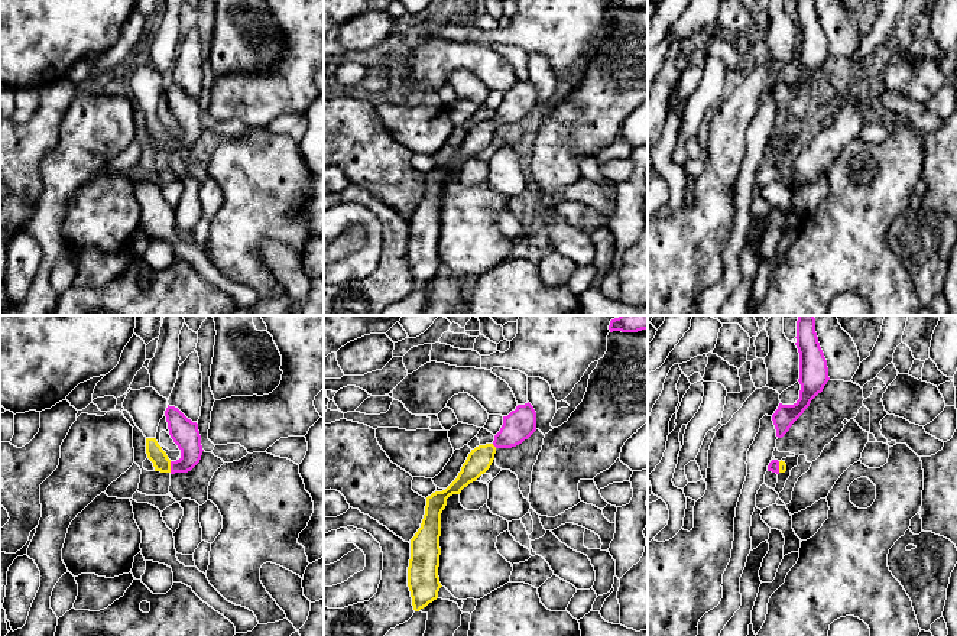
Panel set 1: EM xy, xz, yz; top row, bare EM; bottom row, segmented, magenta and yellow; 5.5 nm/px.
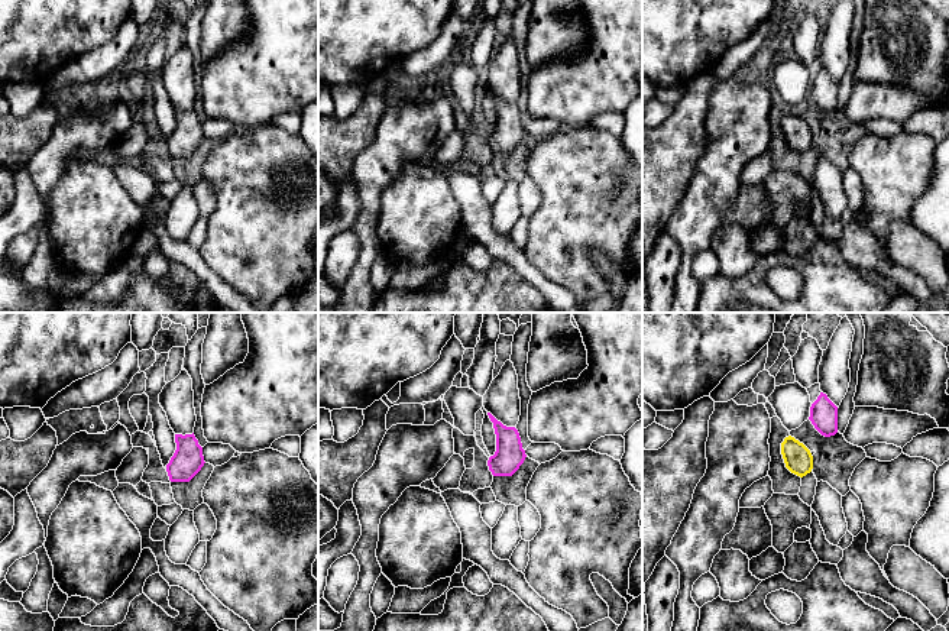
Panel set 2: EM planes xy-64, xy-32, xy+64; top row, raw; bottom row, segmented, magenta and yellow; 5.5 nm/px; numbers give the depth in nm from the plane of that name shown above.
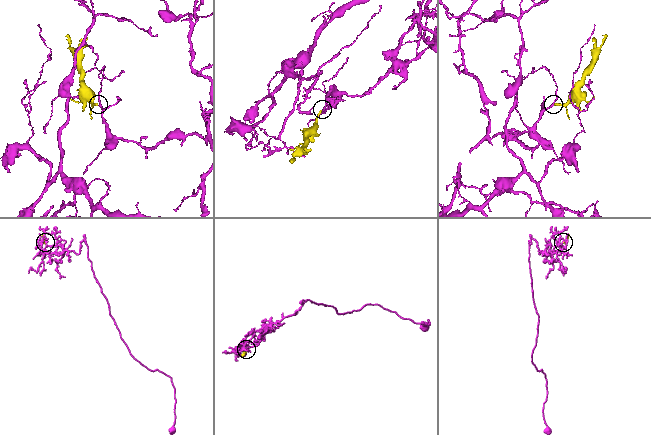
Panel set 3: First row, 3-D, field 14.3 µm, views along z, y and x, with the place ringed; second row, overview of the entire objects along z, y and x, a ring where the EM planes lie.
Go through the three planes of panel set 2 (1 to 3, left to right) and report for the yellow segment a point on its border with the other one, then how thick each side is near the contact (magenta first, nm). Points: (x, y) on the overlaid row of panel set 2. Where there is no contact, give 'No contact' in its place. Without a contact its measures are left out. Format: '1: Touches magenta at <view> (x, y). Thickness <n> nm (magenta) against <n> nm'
1: No contact
2: No contact
3: No contact

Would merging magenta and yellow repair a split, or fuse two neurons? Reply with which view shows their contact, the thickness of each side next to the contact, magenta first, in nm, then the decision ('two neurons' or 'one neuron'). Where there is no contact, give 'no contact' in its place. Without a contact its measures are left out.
xy | 150/90 nm | one neuron

